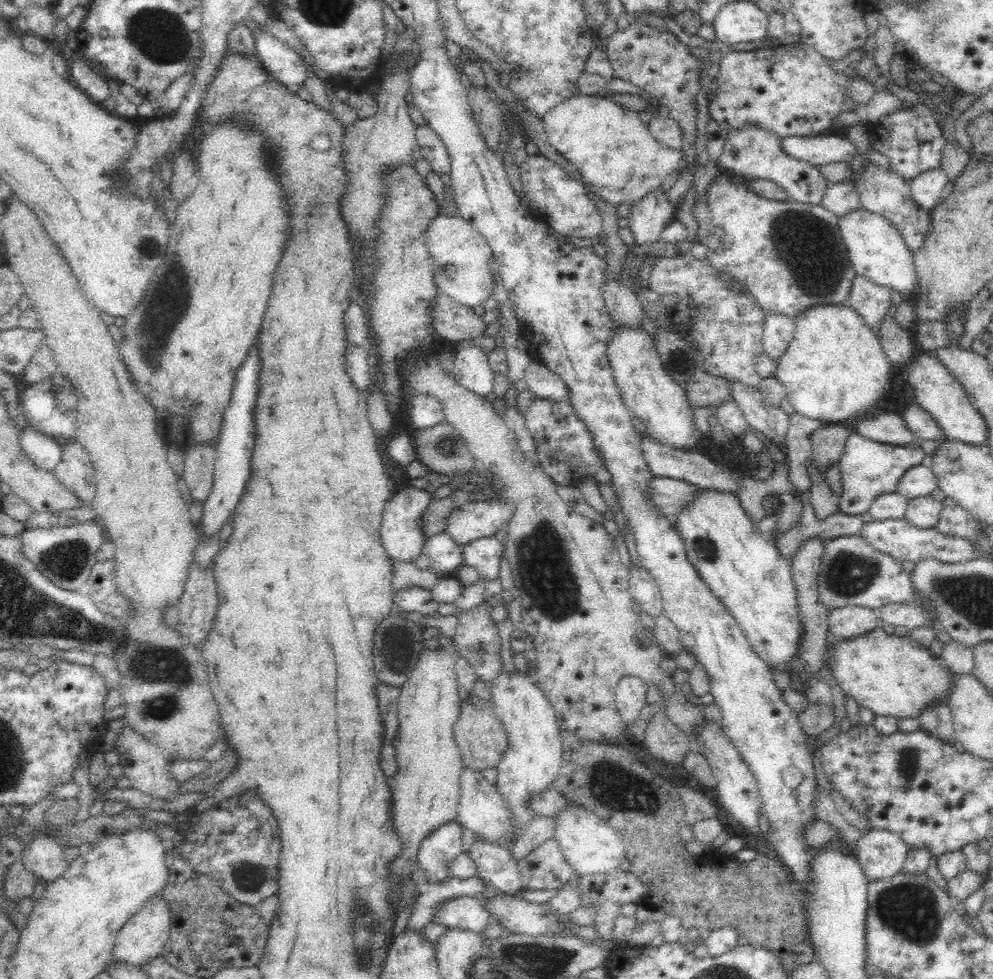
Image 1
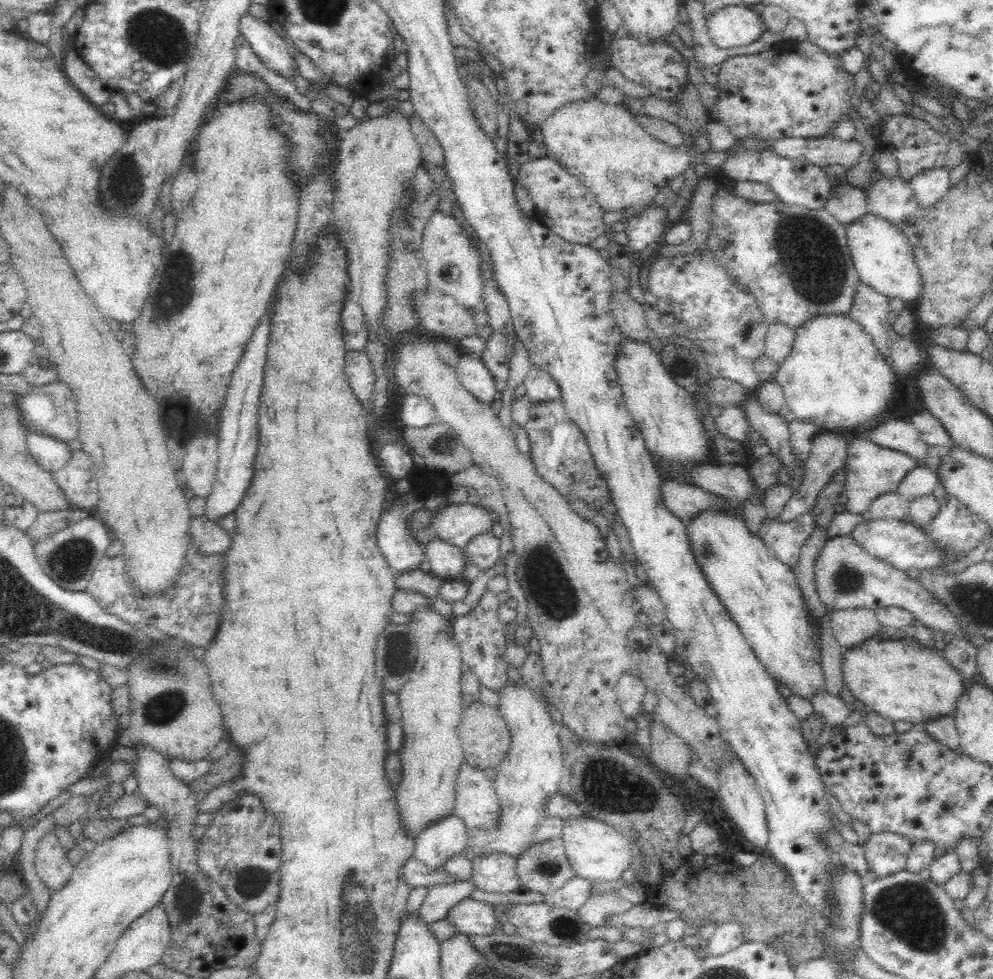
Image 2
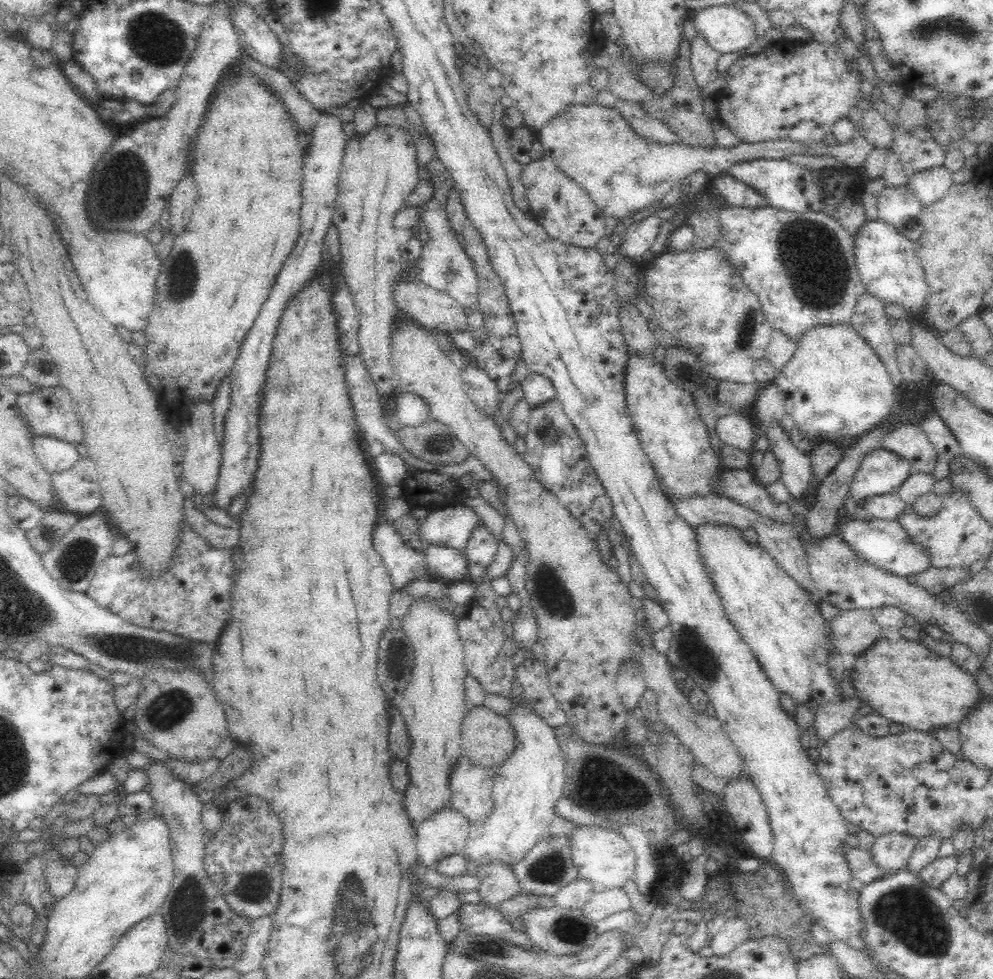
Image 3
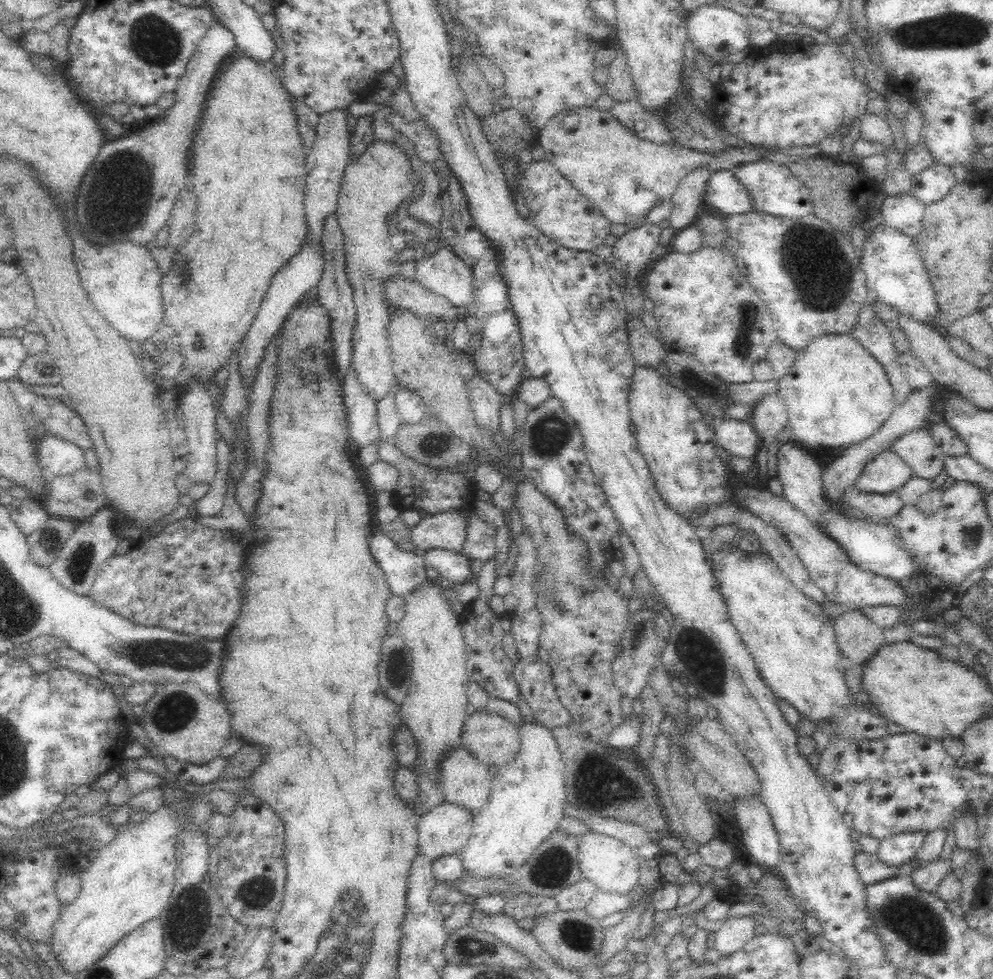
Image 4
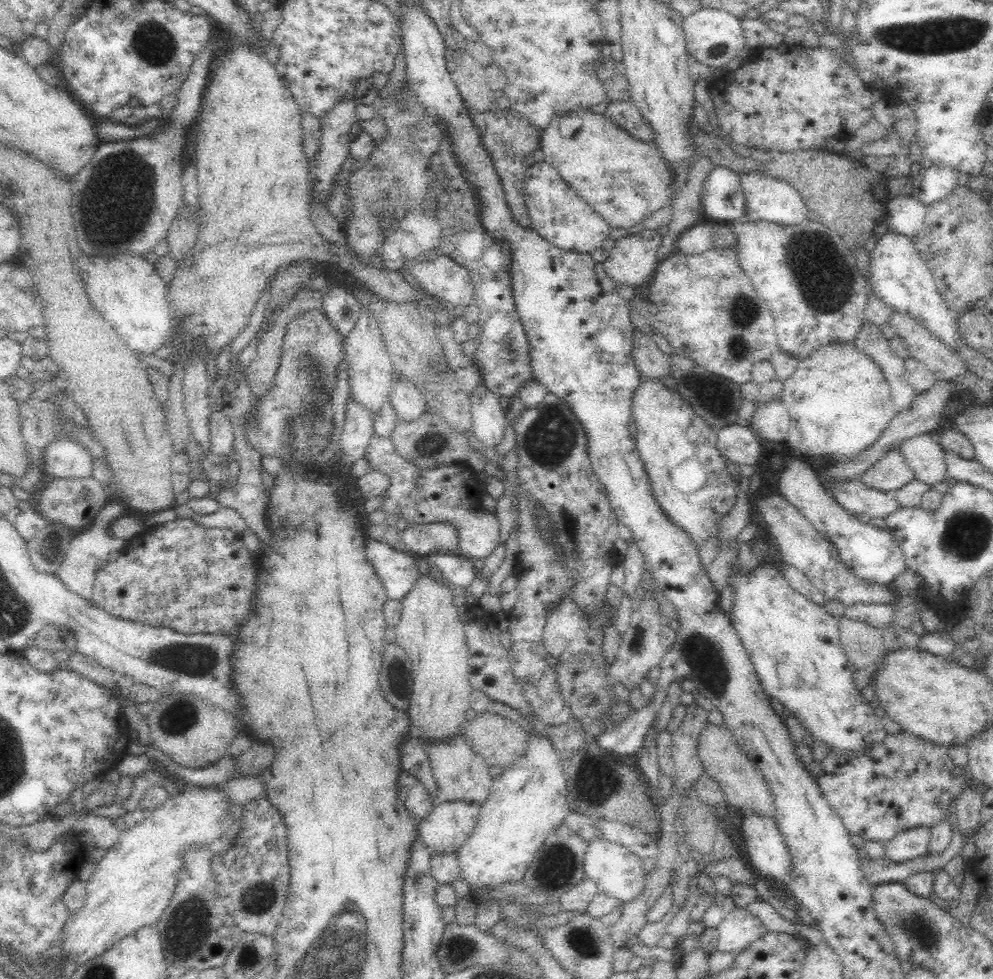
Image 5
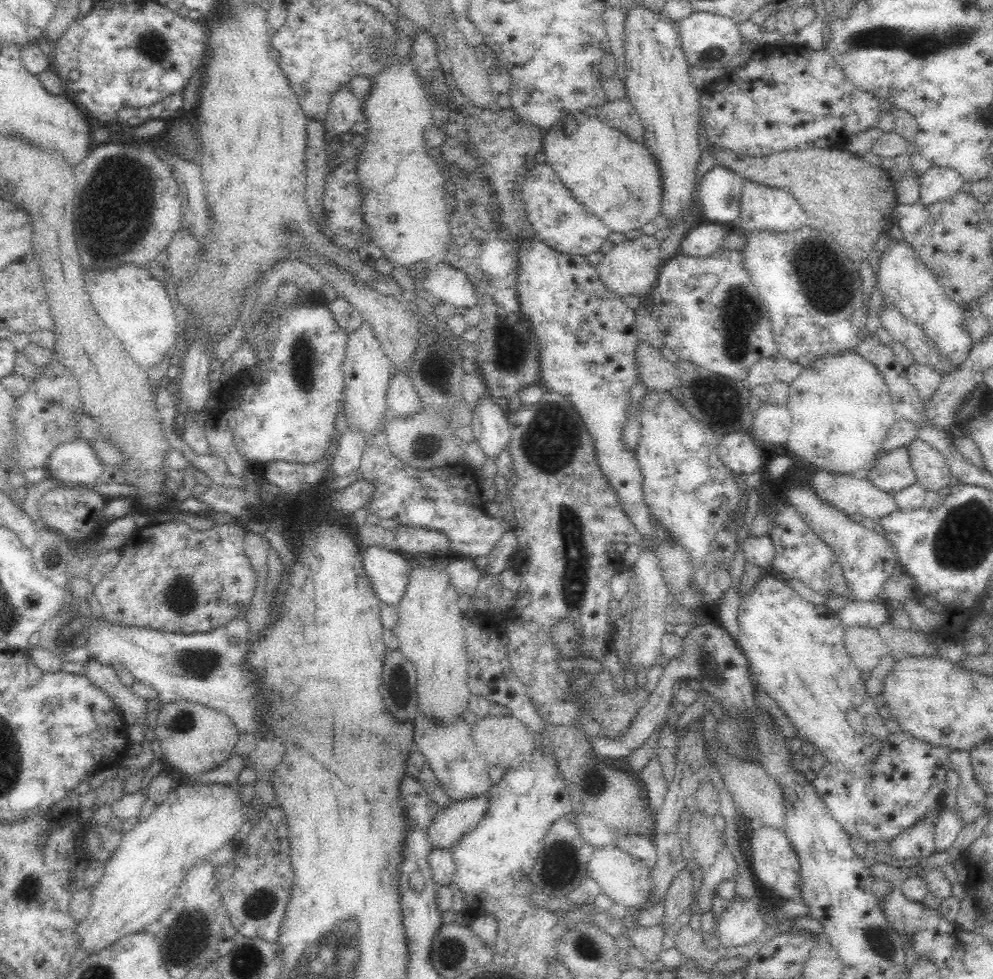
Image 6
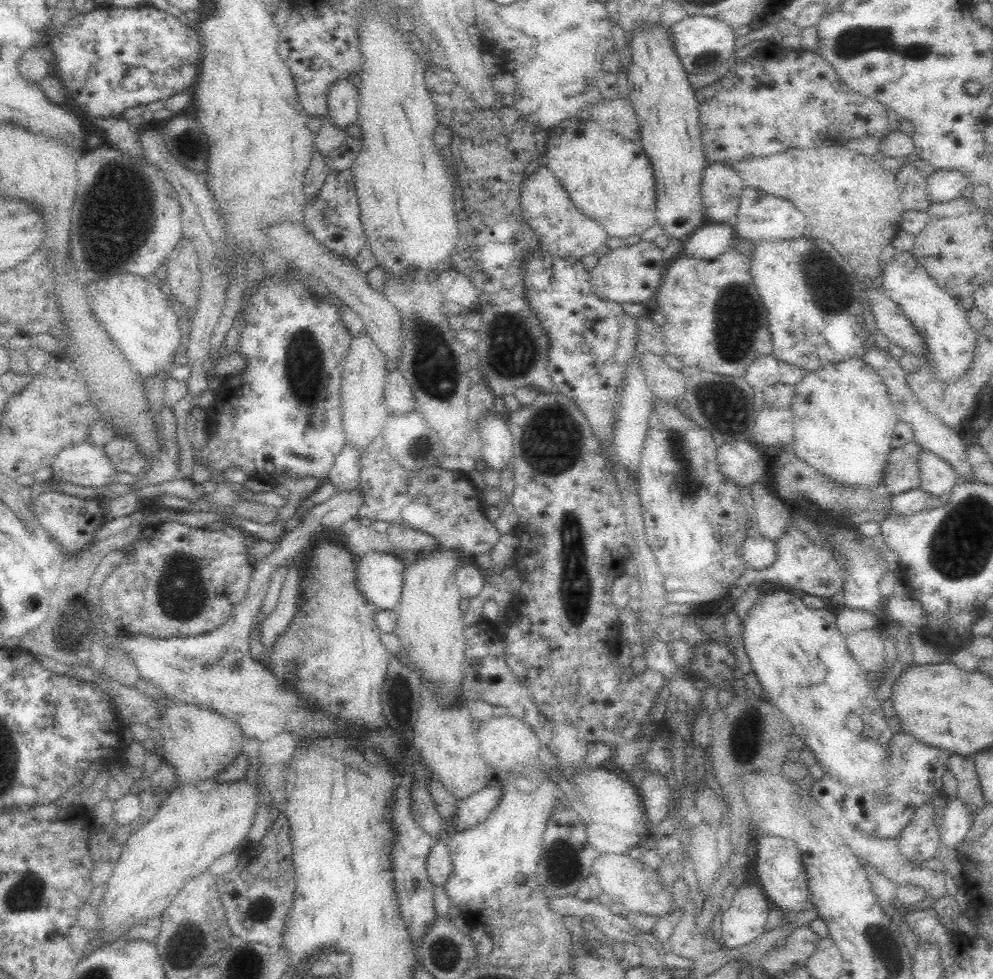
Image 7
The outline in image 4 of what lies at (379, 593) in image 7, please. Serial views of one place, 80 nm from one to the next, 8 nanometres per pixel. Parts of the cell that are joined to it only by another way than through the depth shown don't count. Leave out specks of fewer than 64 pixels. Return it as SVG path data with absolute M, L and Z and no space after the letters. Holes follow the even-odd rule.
M373 532L368 538L368 551L386 577L392 596L405 597L429 579L422 553L403 551L388 535Z

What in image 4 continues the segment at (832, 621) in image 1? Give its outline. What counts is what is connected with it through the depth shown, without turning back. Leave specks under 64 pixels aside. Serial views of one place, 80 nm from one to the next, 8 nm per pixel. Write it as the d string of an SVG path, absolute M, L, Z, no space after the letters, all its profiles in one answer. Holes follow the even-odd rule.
M844 610L843 614L834 619L834 627L836 628L836 641L843 654L844 665L846 668L856 666L856 664L866 664L876 653L877 650L885 644L883 629L860 613L860 611Z

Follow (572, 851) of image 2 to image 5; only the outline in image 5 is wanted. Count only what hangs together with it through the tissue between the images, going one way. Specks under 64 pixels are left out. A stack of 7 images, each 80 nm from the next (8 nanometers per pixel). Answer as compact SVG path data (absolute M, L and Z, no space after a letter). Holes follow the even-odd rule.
M594 840L588 843L584 853L585 876L596 882L600 893L610 895L623 904L634 900L644 890L647 870L636 854L626 847L608 840Z

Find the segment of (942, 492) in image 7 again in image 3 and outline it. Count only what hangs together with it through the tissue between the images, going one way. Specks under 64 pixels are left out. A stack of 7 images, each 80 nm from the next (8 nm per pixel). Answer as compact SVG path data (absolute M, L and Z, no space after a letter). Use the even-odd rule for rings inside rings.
M918 425L894 427L882 440L883 447L911 464L913 472L932 475L938 452Z

